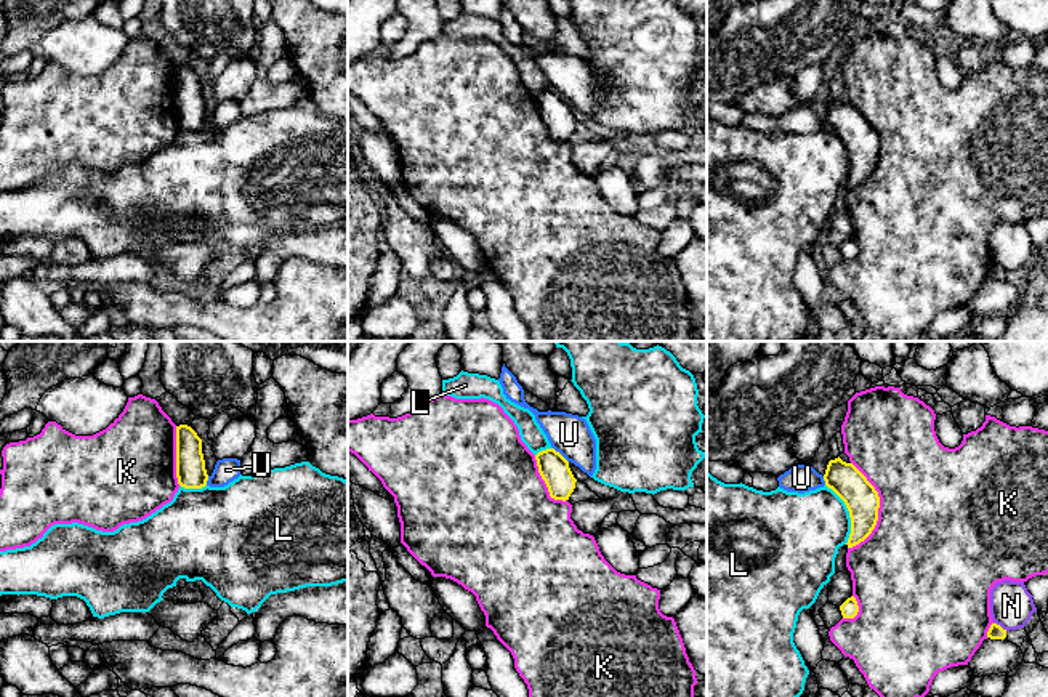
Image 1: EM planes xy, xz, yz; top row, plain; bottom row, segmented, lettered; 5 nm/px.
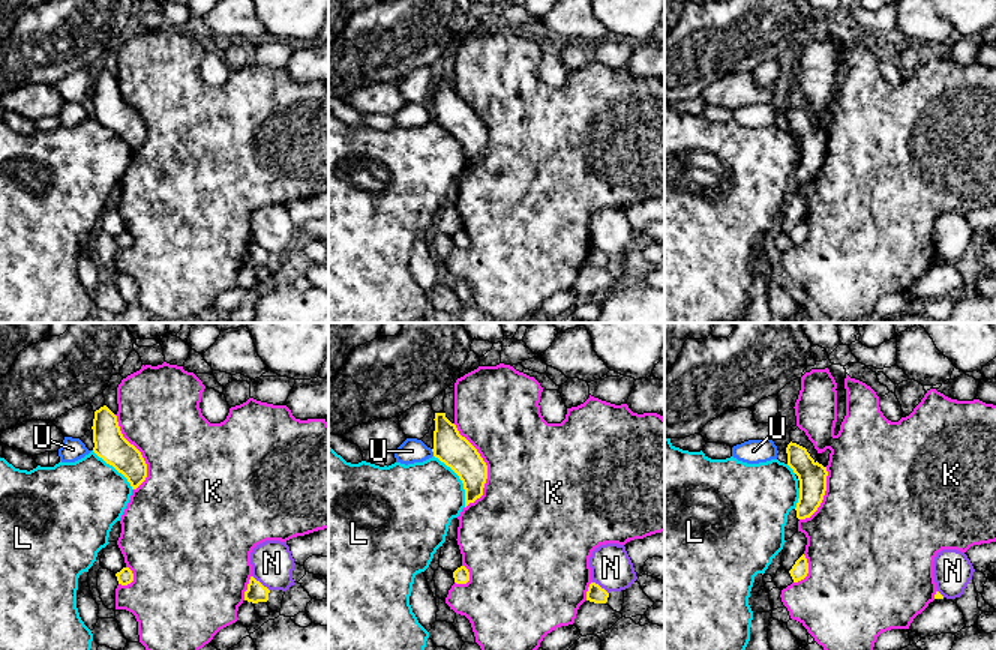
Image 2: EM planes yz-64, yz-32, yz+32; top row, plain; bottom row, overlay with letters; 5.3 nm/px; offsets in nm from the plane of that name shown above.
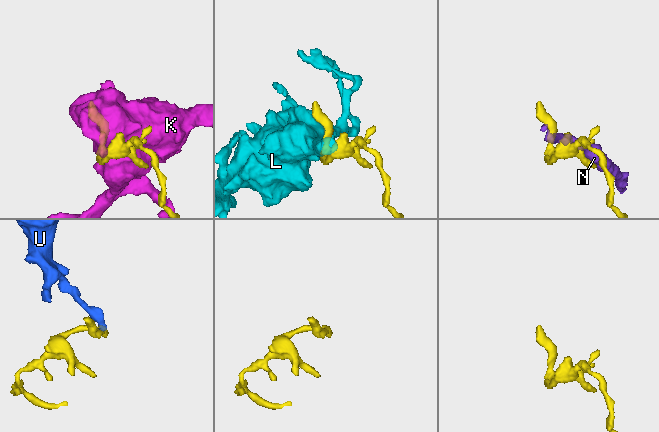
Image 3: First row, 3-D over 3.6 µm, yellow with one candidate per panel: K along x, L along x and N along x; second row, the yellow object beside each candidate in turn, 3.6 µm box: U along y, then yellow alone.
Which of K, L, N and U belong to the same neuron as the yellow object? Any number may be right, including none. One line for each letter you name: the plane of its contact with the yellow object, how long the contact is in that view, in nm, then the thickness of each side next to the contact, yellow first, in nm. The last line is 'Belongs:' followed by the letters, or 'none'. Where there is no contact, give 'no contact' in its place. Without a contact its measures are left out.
Belongs: none

